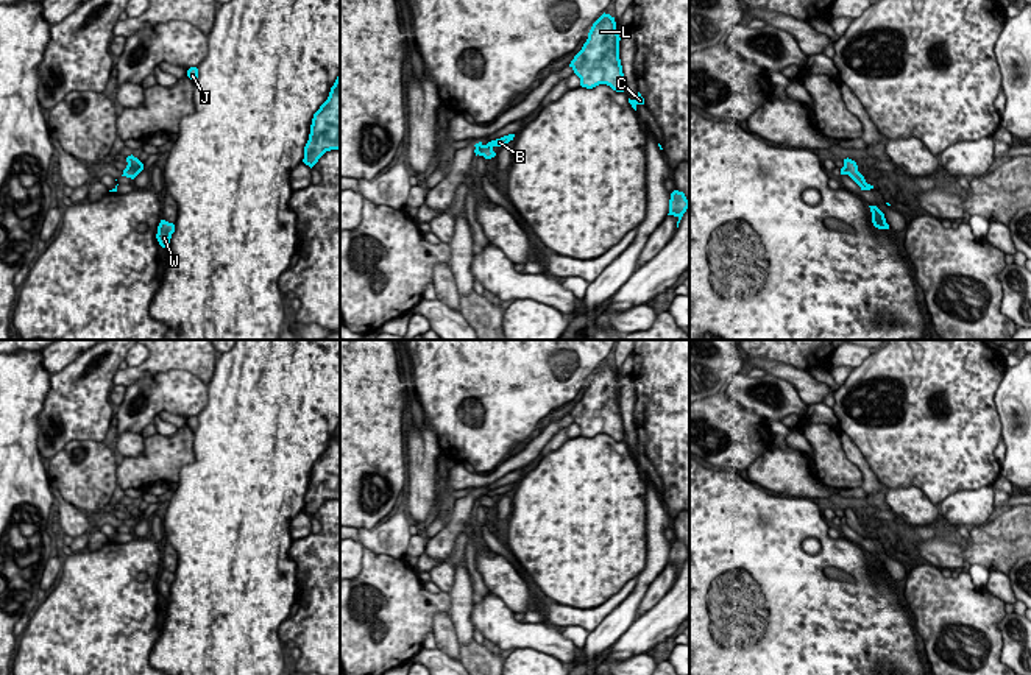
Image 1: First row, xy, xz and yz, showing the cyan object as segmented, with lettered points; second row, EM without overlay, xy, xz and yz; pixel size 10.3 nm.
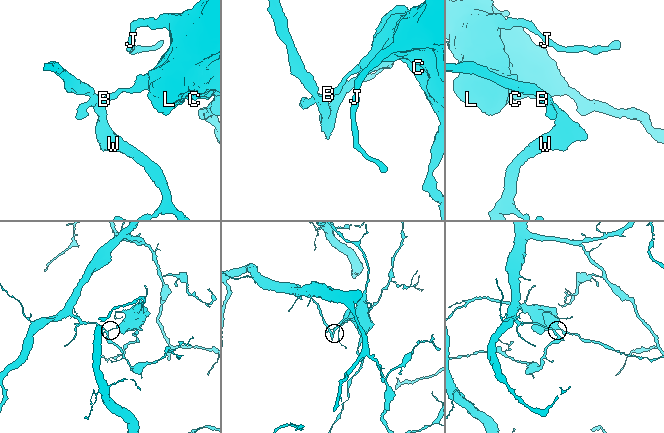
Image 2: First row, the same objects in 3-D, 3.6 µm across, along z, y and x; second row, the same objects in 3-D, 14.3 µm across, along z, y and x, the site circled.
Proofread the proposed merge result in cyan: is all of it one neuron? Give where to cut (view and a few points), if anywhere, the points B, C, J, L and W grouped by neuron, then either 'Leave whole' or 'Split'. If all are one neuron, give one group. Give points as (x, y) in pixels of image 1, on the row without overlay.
Split along xy (142, 513), (138, 518), (127, 515). Groups: B C J L / W. Split

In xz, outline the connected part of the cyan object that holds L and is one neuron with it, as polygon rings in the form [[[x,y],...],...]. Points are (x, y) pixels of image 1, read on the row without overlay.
[[[604,362],[593,373],[586,391],[569,413],[580,427],[582,436],[593,438],[607,433],[616,441],[625,440],[619,390],[615,366]]]

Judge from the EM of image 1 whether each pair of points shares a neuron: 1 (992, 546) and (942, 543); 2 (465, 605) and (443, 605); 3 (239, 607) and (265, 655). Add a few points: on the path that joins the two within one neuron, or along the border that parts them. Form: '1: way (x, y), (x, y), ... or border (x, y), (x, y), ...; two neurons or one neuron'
1: way (980, 549), (955, 549); one neuron
2: border (446, 593), (451, 602), (451, 614); two neurons
3: way (239, 619), (239, 629), (253, 643); one neuron

